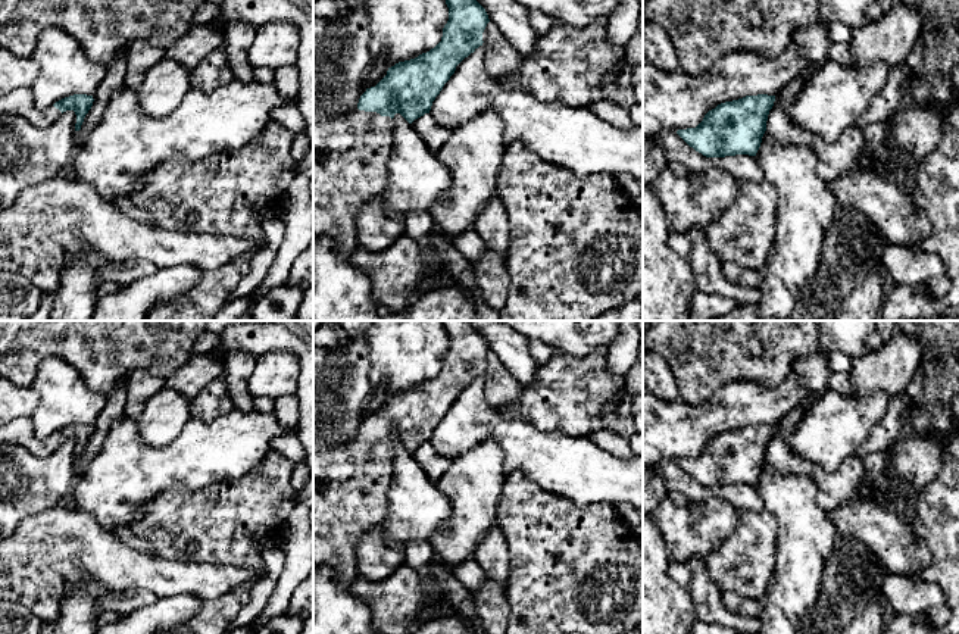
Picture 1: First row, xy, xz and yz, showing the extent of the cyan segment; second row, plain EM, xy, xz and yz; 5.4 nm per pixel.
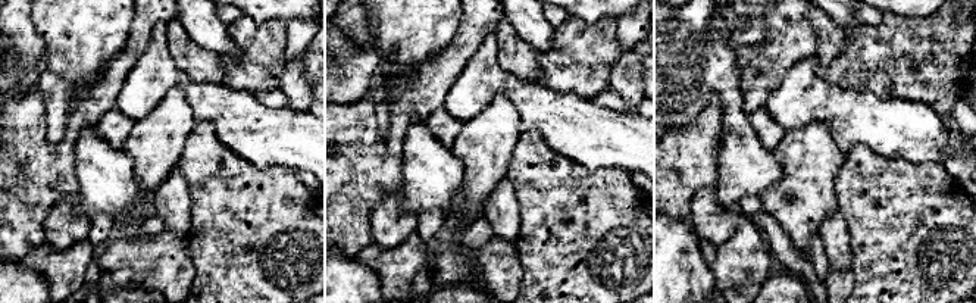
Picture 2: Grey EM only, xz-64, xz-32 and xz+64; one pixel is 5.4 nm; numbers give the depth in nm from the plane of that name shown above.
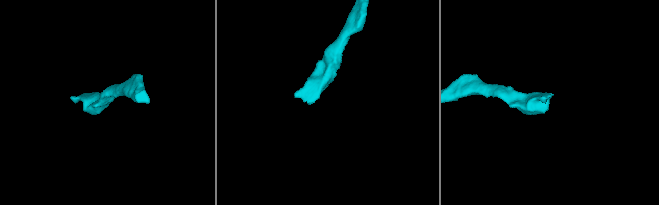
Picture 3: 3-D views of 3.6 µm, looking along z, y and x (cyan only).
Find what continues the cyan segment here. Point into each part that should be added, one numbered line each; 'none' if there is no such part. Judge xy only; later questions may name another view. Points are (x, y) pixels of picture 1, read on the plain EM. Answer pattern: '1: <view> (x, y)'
1: xy (19, 431)

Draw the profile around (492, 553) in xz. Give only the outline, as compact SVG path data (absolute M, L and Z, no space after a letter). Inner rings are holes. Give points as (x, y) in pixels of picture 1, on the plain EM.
M497 522L478 543L474 558L485 571L488 580L506 587L509 577L509 549Z

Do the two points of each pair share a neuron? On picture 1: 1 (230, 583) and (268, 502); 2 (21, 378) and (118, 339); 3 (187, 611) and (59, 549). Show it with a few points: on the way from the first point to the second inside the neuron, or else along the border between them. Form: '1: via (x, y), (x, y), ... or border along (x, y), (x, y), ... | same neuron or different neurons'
1: border along (203, 561), (264, 570) | different neurons
2: via (38, 352), (50, 340), (91, 339) | same neuron
3: border along (193, 595), (159, 597) | different neurons

